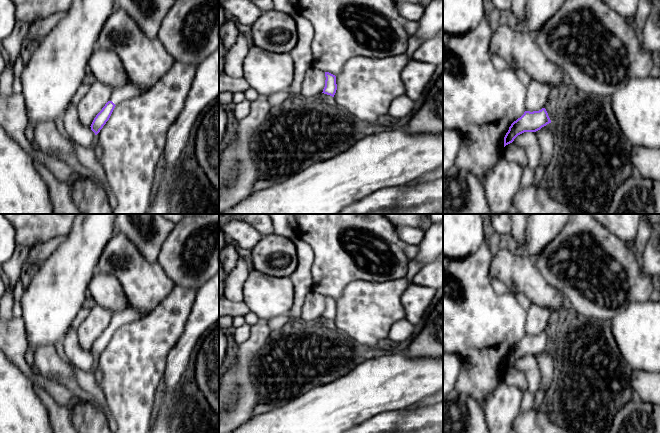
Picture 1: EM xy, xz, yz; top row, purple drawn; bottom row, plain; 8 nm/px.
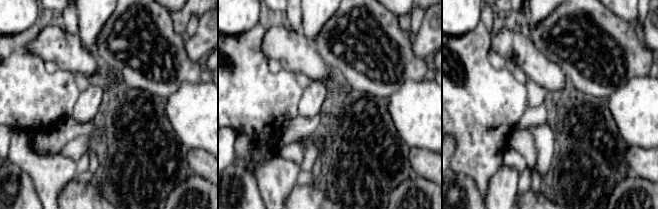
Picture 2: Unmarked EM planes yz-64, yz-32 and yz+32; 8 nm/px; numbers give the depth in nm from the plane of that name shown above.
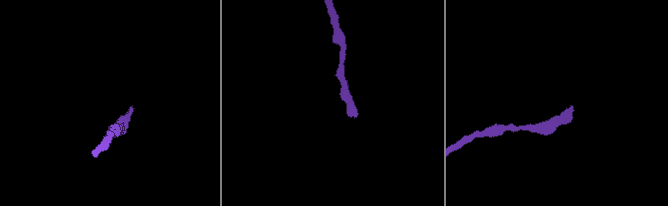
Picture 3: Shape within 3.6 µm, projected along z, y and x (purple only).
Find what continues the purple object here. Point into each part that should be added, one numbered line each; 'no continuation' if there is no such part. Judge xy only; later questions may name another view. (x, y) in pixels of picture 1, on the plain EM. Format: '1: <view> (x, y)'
1: xy (128, 315)

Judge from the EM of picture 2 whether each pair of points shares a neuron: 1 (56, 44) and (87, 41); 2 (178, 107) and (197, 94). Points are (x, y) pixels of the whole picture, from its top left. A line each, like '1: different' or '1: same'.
1: different
2: same

